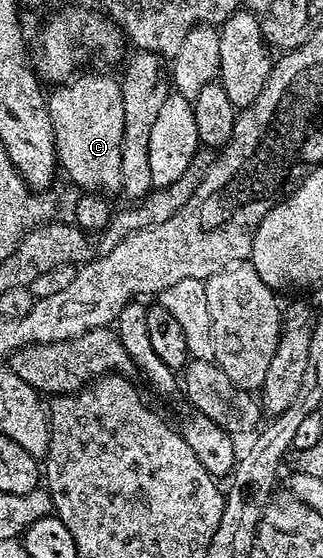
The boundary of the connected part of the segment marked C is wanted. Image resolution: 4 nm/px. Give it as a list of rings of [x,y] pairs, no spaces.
[[[88,71],[85,75],[76,73],[67,81],[61,82],[53,91],[47,92],[50,109],[50,125],[54,125],[56,156],[59,166],[88,193],[109,193],[121,190],[122,177],[122,139],[126,125],[126,112],[122,107],[122,89],[117,76],[99,75],[96,71]]]

